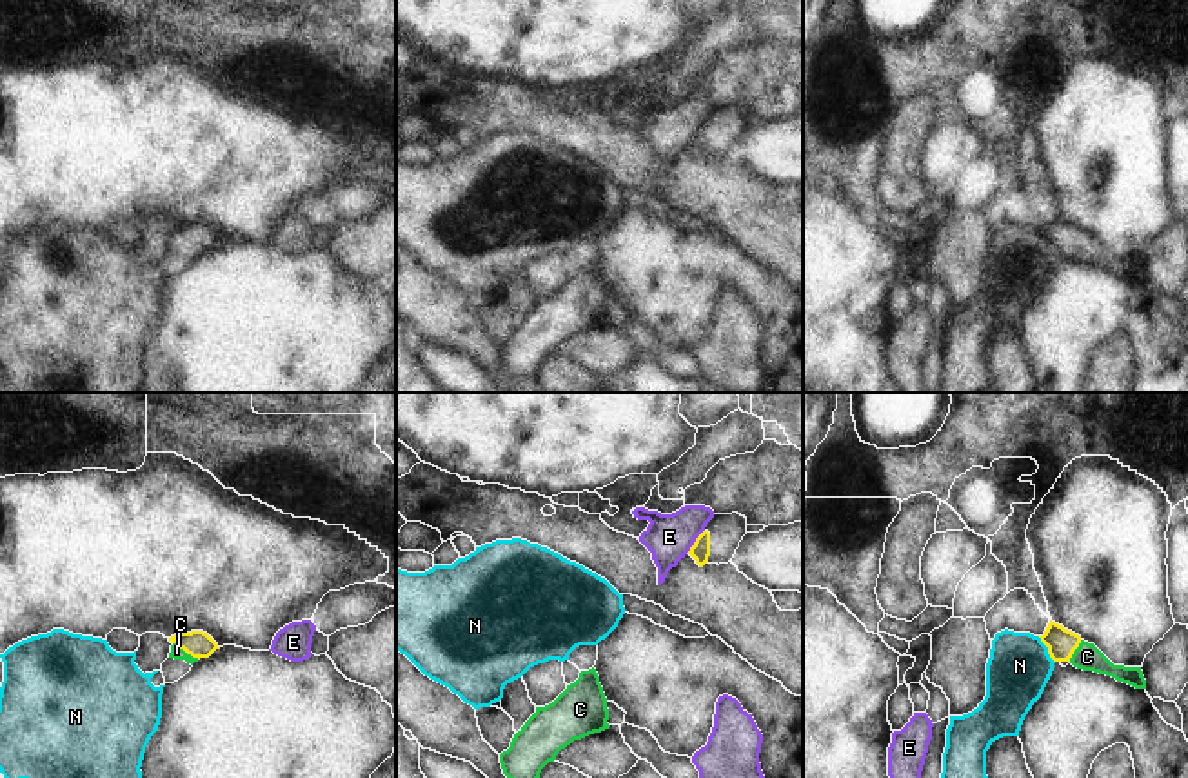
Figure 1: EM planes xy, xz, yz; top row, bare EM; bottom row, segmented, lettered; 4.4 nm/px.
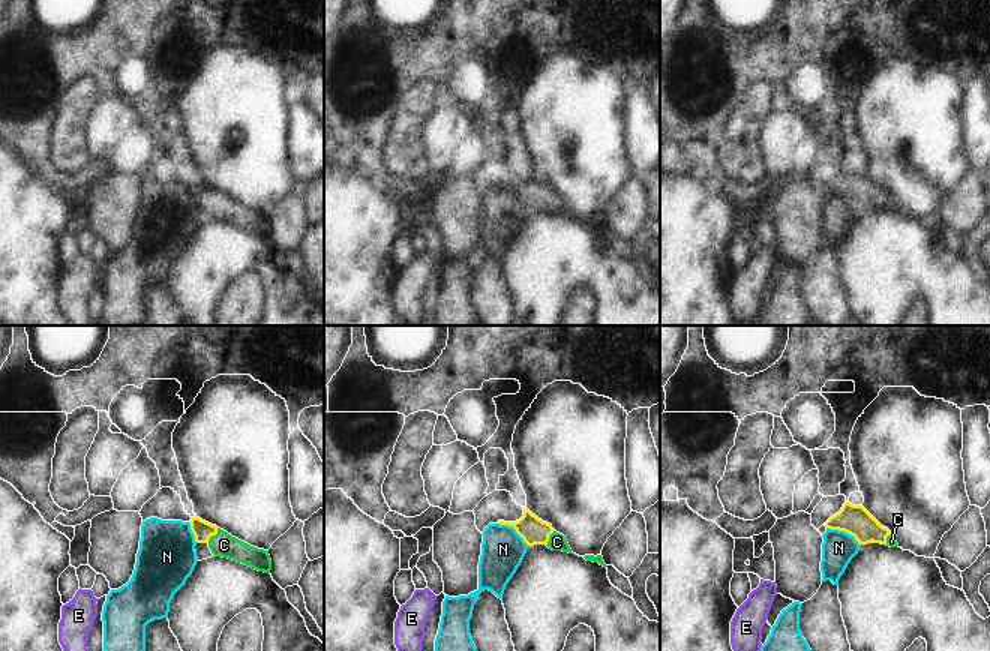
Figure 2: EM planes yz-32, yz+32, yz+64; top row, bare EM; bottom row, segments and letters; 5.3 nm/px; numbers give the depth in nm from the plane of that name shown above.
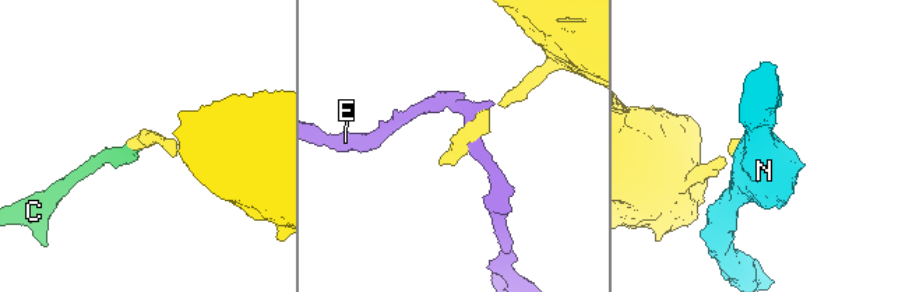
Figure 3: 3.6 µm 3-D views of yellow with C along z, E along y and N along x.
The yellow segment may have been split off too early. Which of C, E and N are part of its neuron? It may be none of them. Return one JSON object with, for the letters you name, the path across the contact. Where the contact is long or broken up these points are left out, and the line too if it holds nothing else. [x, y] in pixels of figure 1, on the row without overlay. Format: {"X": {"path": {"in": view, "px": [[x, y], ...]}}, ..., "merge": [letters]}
{"C": {"path": {"in": "xy", "px": [[198, 237], [186, 244], [177, 246]]}}, "merge": ["C"]}

